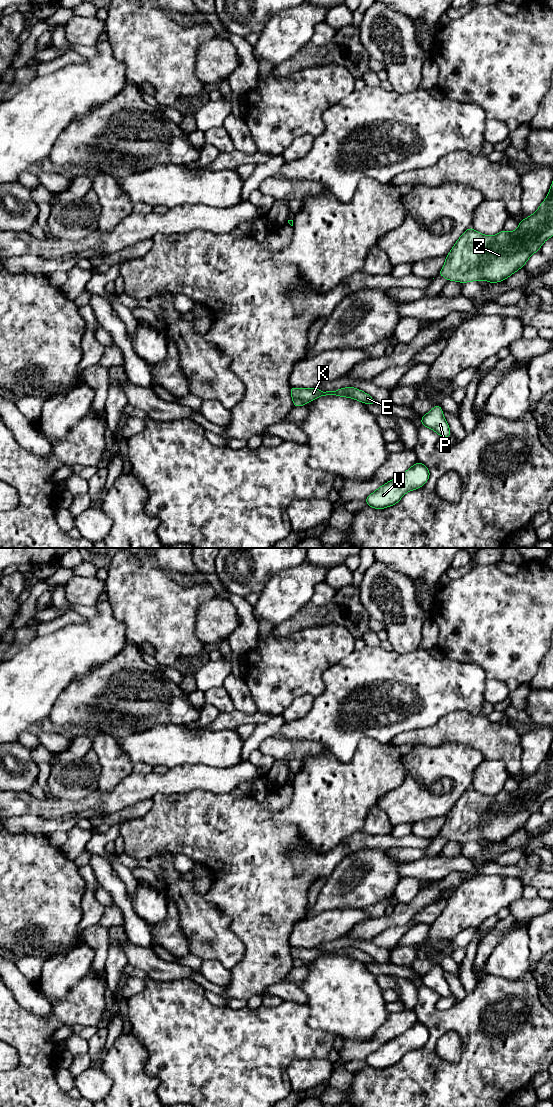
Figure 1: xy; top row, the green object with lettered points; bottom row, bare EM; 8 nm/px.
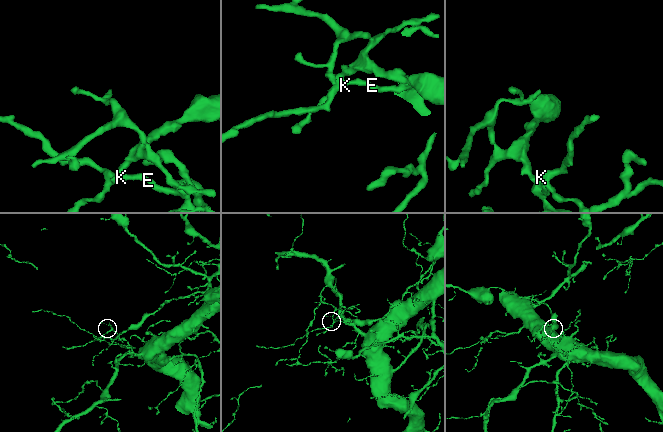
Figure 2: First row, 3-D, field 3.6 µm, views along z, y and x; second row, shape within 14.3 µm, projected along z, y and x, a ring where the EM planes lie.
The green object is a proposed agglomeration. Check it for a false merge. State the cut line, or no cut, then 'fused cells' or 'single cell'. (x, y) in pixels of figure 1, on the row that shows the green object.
cut xy (293, 399), (302, 399), (306, 402); fused cells

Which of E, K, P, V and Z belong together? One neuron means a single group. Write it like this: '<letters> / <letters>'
E K P V / Z

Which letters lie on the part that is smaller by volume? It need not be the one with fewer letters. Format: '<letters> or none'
Z

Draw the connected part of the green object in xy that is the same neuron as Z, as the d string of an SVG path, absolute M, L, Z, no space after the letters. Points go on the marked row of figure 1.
M553 182L546 199L537 211L519 222L513 232L500 231L497 235L483 235L469 227L457 240L439 276L448 281L466 283L486 280L489 283L498 283L510 277L513 273L524 267L532 254L539 251L542 244L553 236Z

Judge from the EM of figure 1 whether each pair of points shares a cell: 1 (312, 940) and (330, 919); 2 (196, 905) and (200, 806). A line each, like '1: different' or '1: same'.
1: same
2: different

